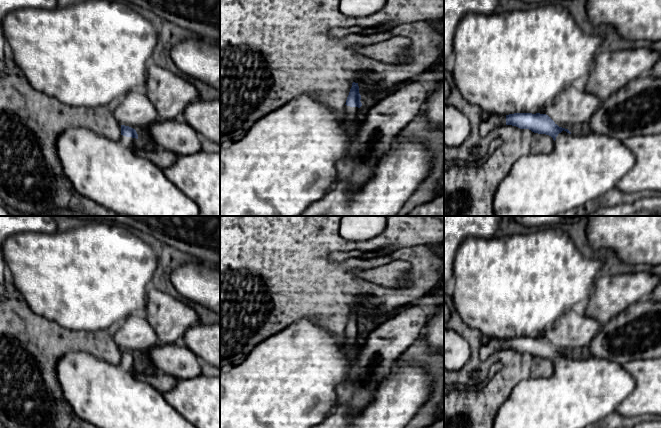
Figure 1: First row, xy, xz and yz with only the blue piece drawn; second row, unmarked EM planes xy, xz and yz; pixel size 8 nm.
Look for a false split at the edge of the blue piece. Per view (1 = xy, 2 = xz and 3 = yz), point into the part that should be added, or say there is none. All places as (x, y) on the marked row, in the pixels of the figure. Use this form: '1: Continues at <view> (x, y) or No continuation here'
1: Continues at xy (109, 174)
2: Continues at xz (287, 160)
3: Continues at yz (580, 168)

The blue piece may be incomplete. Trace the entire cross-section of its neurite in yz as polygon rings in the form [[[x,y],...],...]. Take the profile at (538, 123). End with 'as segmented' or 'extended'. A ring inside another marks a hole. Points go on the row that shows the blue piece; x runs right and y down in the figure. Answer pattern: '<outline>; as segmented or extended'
[[[488,114],[480,123],[480,137],[487,137],[493,129],[503,125],[549,135],[554,140],[554,148],[548,154],[524,155],[514,163],[495,192],[495,216],[558,216],[571,209],[580,209],[587,202],[616,188],[635,165],[635,155],[623,141],[593,132],[574,135],[559,127],[546,114]]]; extended

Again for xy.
[[[121,125],[121,138],[117,141],[108,139],[107,137],[96,134],[85,128],[69,128],[61,133],[57,140],[57,152],[60,158],[66,177],[70,180],[75,190],[84,198],[85,202],[93,205],[95,208],[107,208],[115,212],[118,216],[197,216],[199,208],[197,204],[180,191],[174,183],[172,183],[157,165],[149,159],[136,153],[138,144],[138,134],[135,129]]]; extended

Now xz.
[[[353,82],[346,100],[344,111],[339,114],[322,104],[317,96],[309,94],[297,96],[286,103],[283,107],[270,112],[258,120],[238,142],[233,143],[229,148],[220,151],[220,216],[300,216],[314,202],[317,202],[330,191],[336,182],[336,164],[344,159],[349,150],[352,140],[355,137],[359,126],[357,112],[362,106],[361,95],[358,83]]]; extended

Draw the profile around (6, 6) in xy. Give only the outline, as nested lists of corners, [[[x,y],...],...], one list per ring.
[[[0,0],[0,61],[4,60],[7,40],[4,35],[4,19],[12,11],[22,8],[53,10],[58,8],[56,0]]]

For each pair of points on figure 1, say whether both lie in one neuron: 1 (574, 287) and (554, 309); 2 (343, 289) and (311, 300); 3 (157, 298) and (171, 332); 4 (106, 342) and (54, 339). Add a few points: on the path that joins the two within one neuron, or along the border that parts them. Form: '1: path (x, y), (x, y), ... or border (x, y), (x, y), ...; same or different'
1: path (569, 292), (557, 304); same
2: path (335, 290), (319, 292); same
3: path (160, 306), (170, 318), (170, 324); same
4: path (93, 342), (67, 341); same

